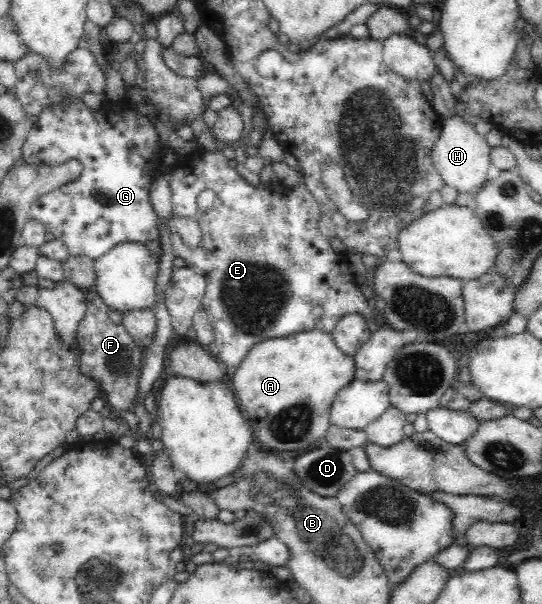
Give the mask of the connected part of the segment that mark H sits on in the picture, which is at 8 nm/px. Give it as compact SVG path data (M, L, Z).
M458 114L451 117L442 117L441 135L432 147L432 161L439 171L442 181L448 187L453 187L460 193L473 193L473 197L482 191L487 183L490 153L492 147L487 144L485 137L475 131L463 116Z

